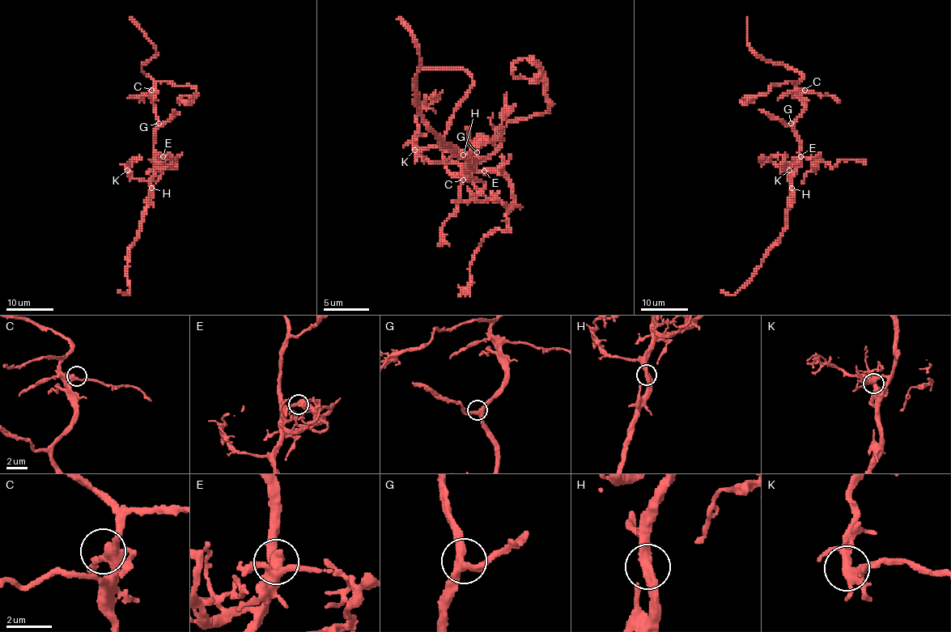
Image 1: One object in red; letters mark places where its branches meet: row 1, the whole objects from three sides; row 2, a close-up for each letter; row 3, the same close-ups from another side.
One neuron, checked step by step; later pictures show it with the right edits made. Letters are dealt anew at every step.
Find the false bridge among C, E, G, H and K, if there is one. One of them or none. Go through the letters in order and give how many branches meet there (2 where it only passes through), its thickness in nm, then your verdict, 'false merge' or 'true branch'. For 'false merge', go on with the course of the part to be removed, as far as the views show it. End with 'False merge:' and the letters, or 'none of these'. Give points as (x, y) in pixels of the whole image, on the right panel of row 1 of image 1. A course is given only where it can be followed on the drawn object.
C: 2 | 320 nm | true branch
E: 2 | 440 nm | false merge | (800, 157), (801, 159), (815, 157), (825, 161), (830, 168), (840, 160), (865, 159)
G: 3 | 320 nm | true branch
H: 2 | 420 nm | true branch
K: 2 | 400 nm | true branch
False merge: E

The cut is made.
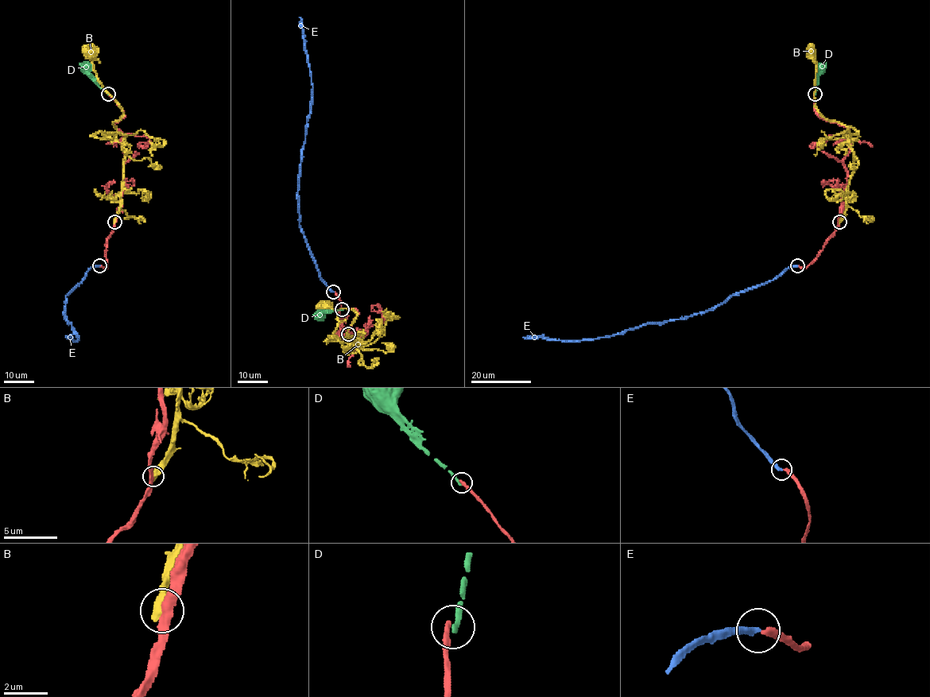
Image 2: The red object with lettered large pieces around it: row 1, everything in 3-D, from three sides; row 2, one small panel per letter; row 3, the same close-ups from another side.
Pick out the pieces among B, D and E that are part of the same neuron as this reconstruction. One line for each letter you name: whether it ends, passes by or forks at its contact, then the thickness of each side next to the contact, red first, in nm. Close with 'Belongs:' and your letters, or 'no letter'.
Belongs: no letter

